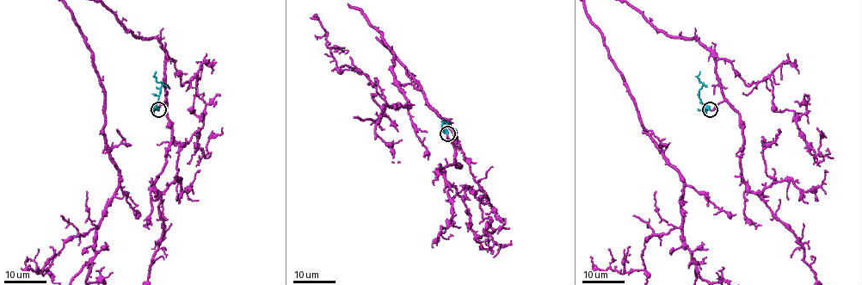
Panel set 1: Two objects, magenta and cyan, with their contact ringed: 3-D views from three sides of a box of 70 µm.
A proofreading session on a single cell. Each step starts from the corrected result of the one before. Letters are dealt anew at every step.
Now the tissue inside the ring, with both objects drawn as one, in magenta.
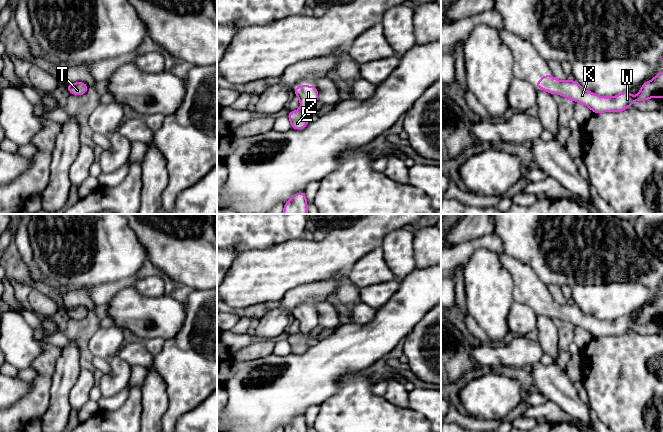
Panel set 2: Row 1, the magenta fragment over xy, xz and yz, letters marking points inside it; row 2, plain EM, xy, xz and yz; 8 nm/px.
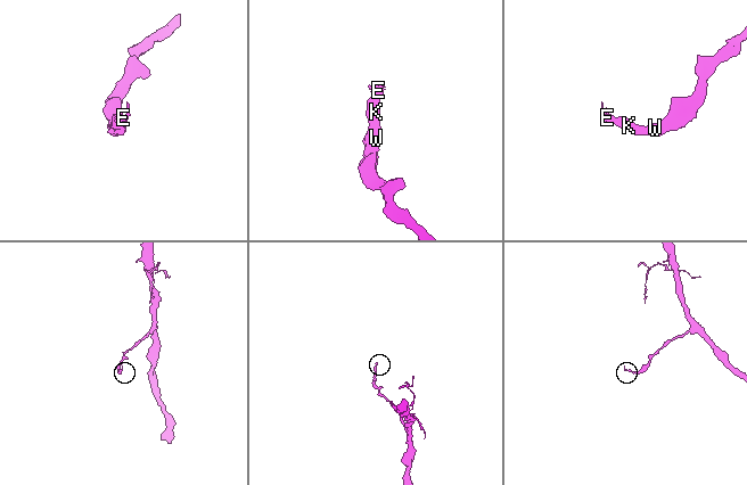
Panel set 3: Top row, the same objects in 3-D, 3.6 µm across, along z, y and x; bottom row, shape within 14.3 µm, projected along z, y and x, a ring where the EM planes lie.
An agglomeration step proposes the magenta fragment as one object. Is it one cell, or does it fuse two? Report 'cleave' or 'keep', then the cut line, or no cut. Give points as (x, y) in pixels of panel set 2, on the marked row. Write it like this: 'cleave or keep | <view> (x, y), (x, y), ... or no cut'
keep | no cut

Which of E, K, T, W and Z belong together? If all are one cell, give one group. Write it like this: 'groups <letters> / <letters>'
groups E K T W Z

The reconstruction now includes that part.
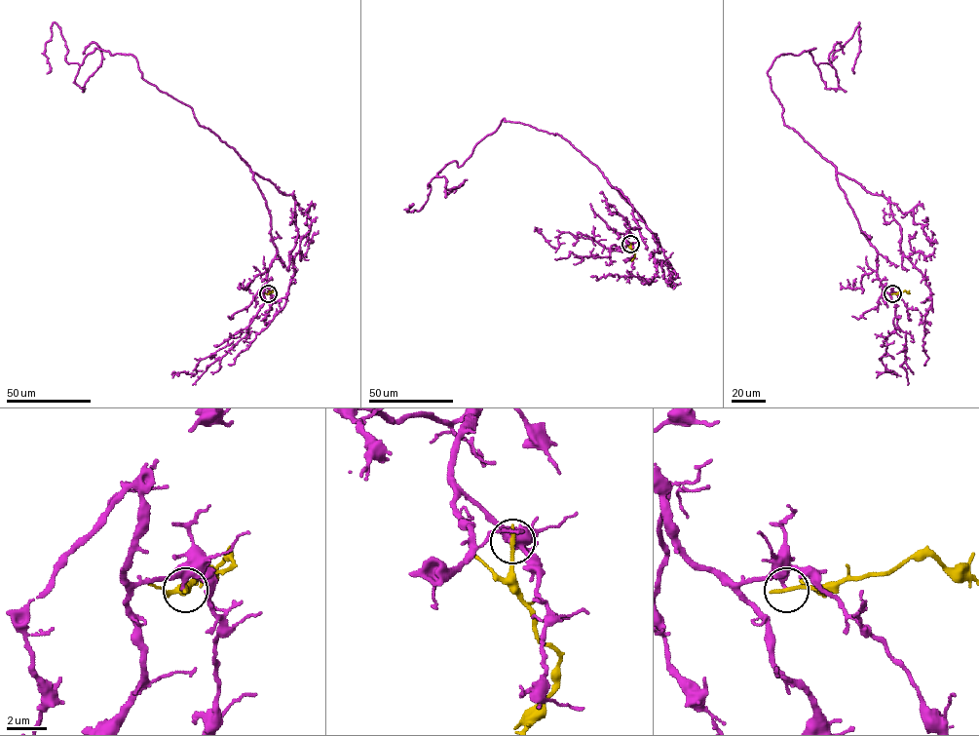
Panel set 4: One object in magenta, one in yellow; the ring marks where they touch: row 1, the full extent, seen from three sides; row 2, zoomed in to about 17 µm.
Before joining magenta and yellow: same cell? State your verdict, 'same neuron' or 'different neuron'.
different neuron

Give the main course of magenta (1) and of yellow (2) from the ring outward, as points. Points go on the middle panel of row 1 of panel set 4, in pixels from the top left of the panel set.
1: (630, 244), (633, 207), (594, 164), (561, 135), (505, 119), (428, 183), (419, 210), (409, 205)
2: (630, 244), (634, 253), (630, 260)

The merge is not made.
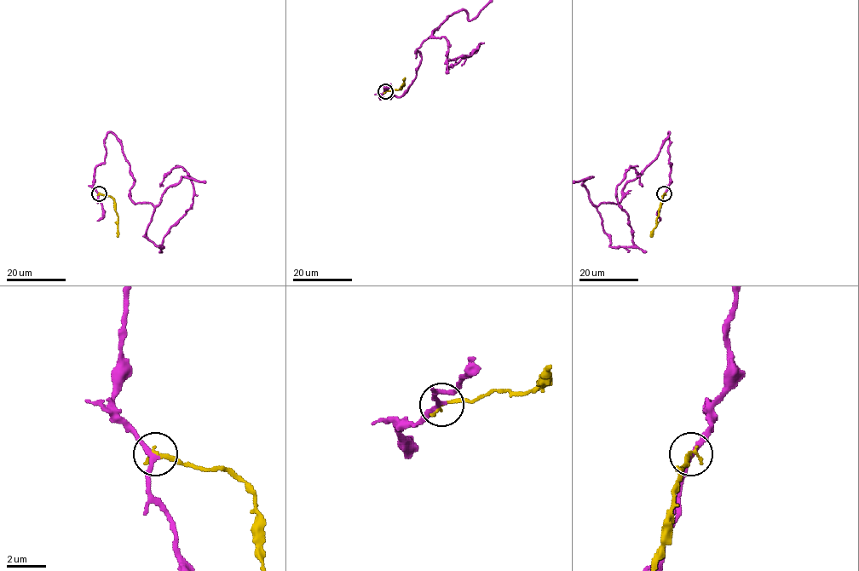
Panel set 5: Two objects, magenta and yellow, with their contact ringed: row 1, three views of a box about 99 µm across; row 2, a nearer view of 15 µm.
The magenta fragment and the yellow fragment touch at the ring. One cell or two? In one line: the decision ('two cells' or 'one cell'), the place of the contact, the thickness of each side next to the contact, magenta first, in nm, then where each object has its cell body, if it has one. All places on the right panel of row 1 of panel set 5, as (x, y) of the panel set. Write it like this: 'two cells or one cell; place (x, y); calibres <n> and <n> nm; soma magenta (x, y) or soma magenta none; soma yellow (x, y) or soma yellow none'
one cell; place (664, 193); calibres 220 and 190 nm; soma magenta none; soma yellow none

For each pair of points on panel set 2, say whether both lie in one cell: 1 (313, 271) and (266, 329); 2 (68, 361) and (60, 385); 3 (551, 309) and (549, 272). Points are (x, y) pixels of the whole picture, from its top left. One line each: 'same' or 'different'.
1: different
2: same
3: different

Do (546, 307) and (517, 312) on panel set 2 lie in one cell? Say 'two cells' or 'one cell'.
two cells

